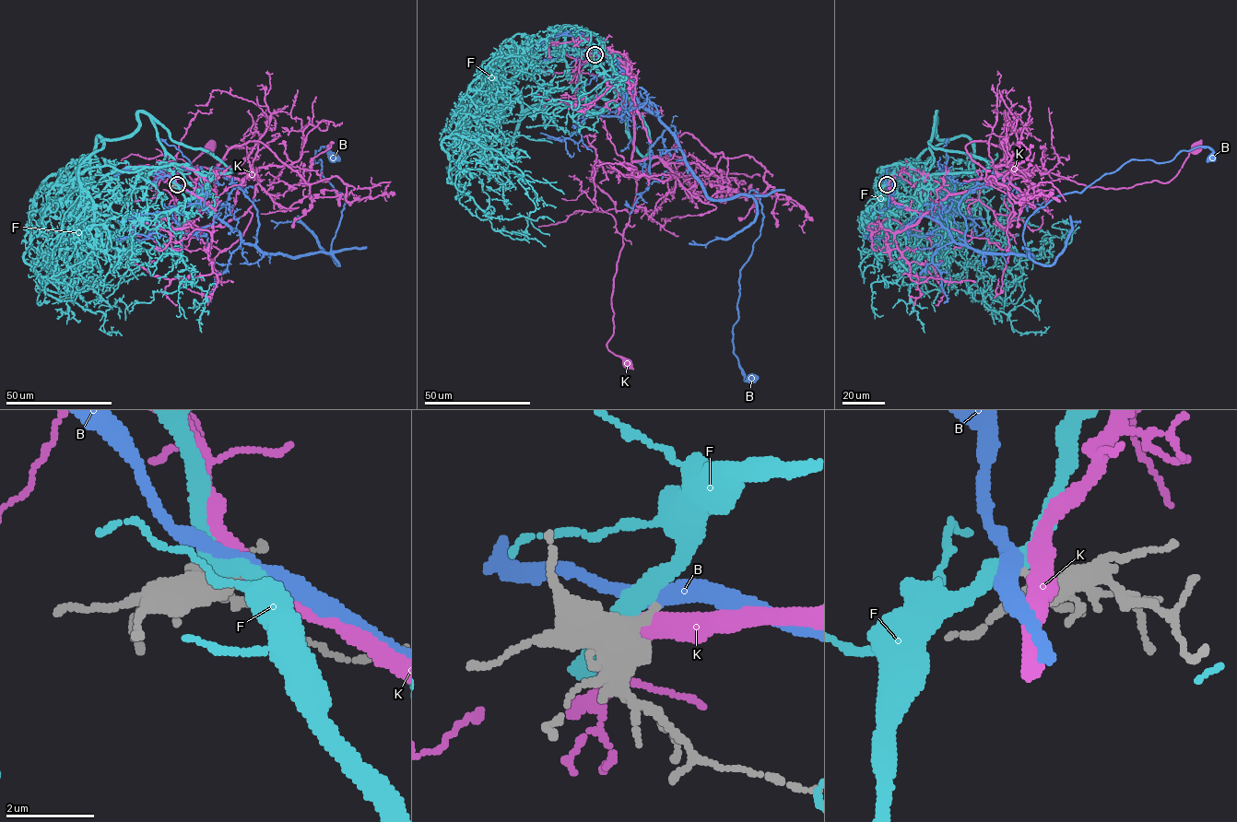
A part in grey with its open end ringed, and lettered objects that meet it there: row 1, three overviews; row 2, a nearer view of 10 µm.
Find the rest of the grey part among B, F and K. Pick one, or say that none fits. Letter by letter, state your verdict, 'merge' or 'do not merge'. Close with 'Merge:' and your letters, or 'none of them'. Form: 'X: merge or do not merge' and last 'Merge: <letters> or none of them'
B: do not merge
F: merge
K: do not merge
Merge: F

